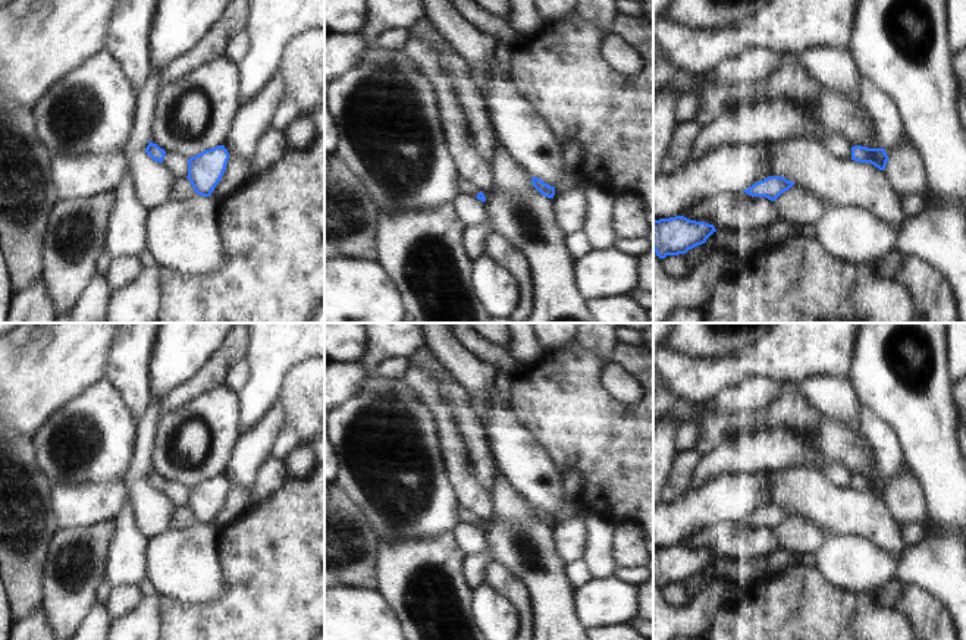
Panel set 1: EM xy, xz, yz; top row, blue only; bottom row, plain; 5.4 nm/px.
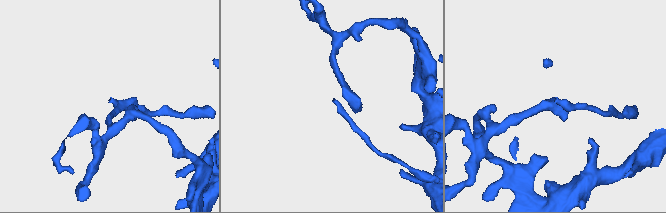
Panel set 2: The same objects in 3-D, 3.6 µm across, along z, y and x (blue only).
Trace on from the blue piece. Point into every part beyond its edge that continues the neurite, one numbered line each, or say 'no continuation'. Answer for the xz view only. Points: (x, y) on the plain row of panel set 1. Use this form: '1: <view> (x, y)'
1: xz (469, 518)

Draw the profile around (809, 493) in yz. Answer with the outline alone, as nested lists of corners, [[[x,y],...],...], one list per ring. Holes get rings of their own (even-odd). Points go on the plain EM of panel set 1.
[[[785,468],[769,473],[769,505],[782,505],[791,509],[793,517],[807,517],[815,521],[829,537],[857,534],[885,549],[897,562],[907,549],[900,528],[894,521],[884,499],[871,492],[835,487],[824,473],[809,468]]]

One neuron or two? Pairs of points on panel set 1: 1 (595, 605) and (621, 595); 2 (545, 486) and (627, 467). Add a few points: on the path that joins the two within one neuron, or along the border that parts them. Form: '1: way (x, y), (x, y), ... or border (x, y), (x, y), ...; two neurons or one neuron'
1: way (601, 602), (615, 601); one neuron
2: border (543, 446), (554, 467), (563, 476); two neurons

